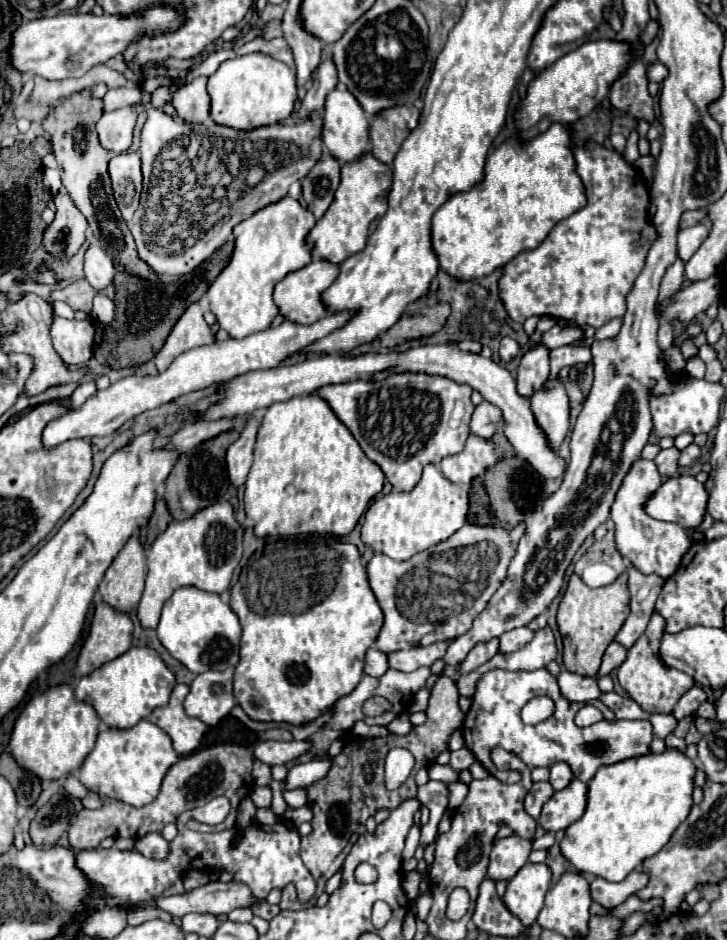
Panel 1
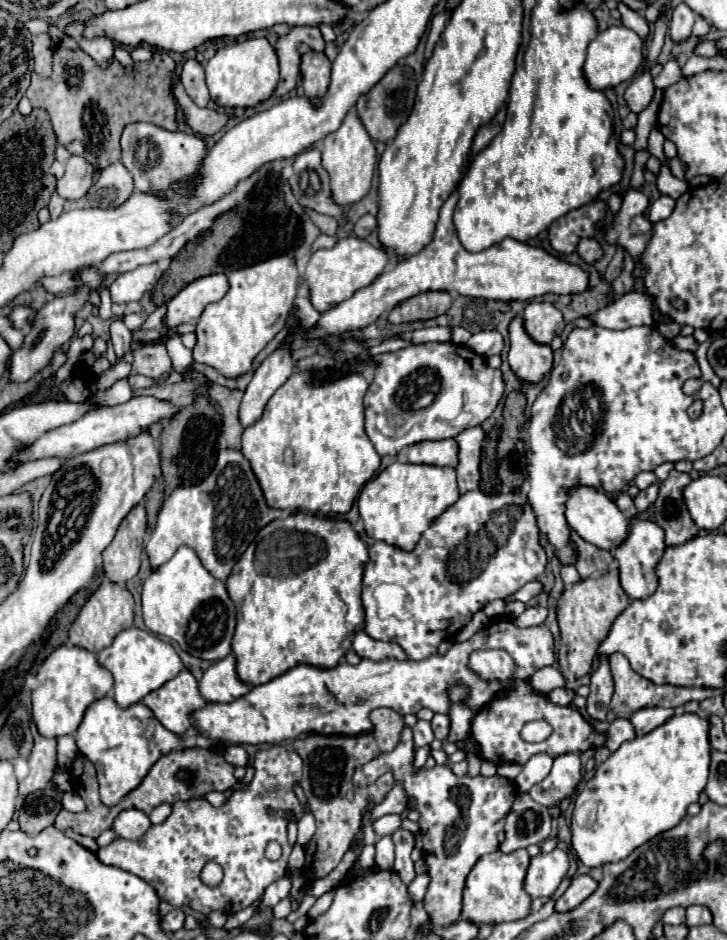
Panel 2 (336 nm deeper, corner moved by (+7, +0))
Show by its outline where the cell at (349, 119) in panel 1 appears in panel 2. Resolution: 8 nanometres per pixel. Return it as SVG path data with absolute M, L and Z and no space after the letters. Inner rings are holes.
M306 52L300 60L300 72L302 72L302 88L308 98L314 102L320 100L320 96L326 92L330 84L330 70L332 64L324 56L324 52Z

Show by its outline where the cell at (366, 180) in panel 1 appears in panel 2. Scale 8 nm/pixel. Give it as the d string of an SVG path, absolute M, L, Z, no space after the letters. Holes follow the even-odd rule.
M354 108L346 114L342 126L322 140L322 166L330 174L332 198L336 200L336 204L352 206L368 194L376 168L376 148L364 124L360 124L360 118Z

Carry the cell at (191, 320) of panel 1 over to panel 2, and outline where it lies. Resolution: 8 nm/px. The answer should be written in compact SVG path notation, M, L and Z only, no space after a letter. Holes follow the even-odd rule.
M210 274L196 278L168 302L166 324L170 328L176 328L178 324L198 320L204 308L212 302L218 302L226 292L228 292L226 274Z

